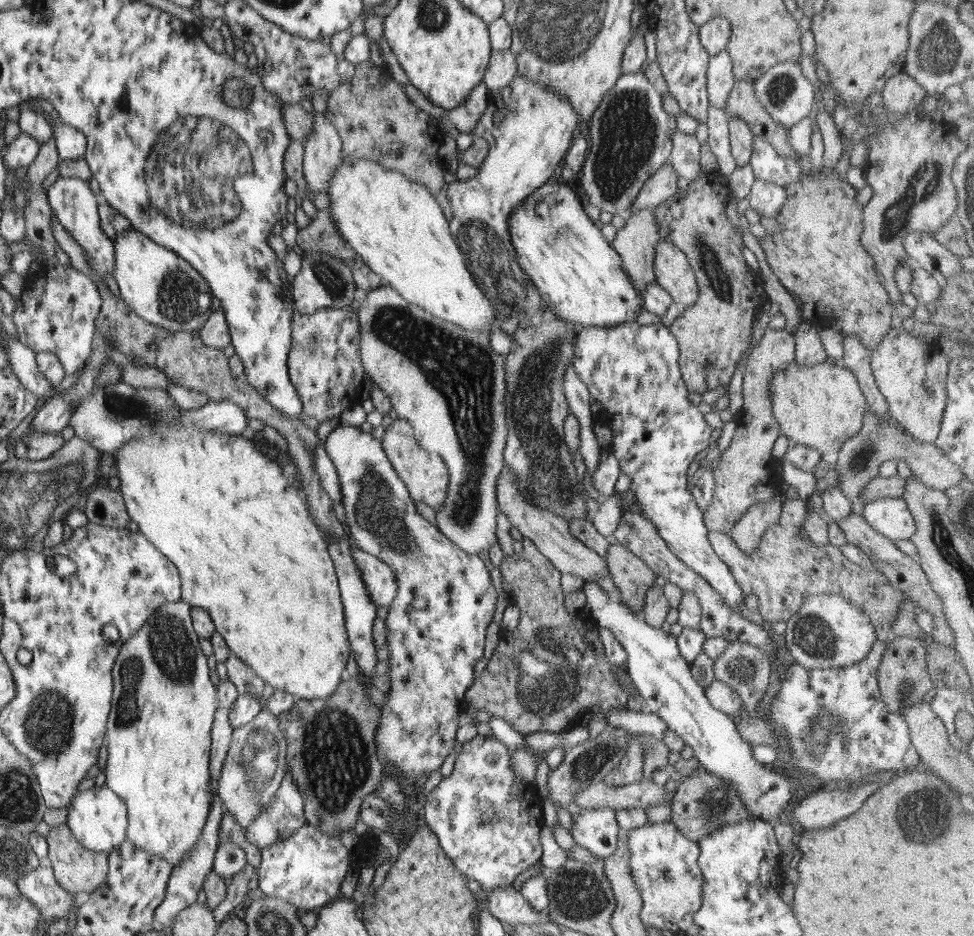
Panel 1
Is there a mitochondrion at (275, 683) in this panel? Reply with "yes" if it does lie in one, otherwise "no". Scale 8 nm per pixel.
no

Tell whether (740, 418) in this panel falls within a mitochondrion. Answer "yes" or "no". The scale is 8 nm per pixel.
no

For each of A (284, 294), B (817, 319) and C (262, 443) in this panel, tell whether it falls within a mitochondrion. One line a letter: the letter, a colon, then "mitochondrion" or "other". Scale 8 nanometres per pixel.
A: other
B: other
C: other

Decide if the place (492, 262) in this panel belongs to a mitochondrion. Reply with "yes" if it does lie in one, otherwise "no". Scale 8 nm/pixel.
yes

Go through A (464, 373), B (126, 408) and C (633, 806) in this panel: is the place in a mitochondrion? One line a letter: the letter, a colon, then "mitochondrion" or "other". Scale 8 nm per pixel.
A: mitochondrion
B: mitochondrion
C: other

